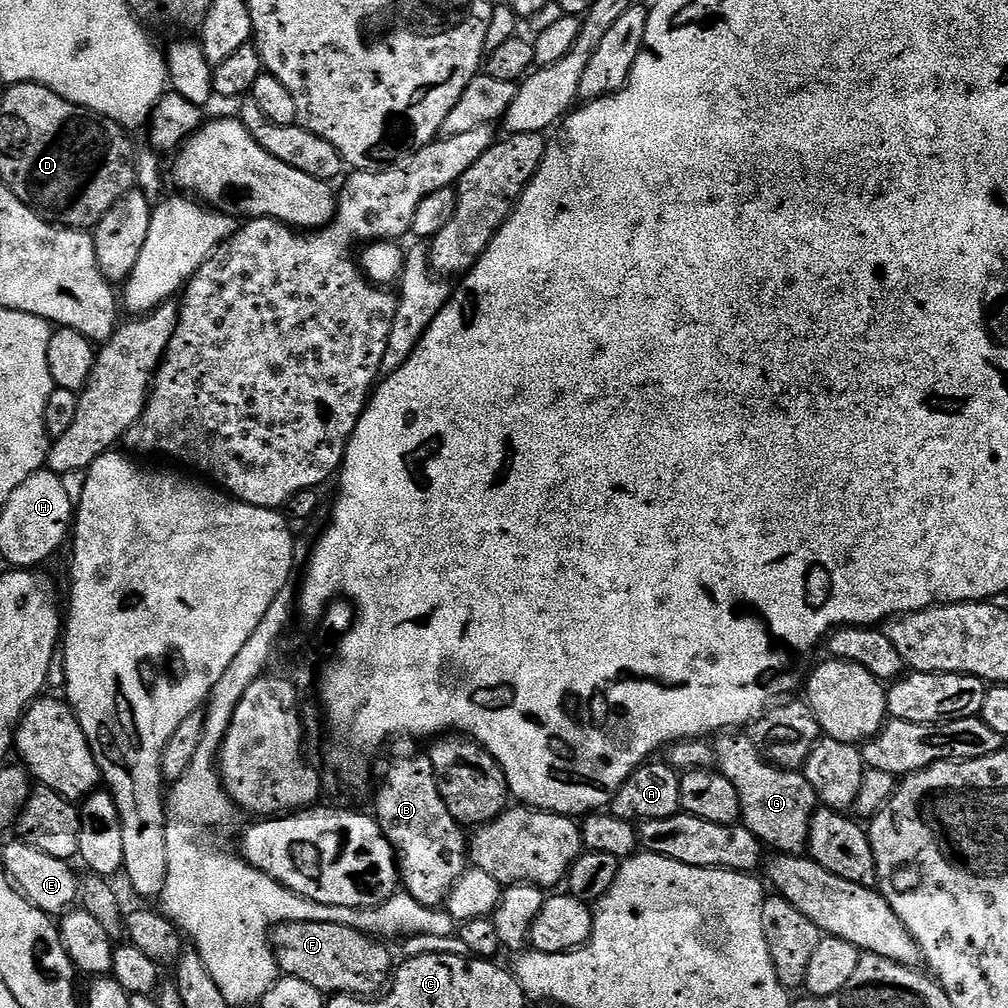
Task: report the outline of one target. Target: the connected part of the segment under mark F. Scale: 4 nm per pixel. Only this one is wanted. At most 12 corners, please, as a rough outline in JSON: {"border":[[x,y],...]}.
{"border":[[330,922],[277,924],[281,973],[328,998],[375,997],[387,943]]}

